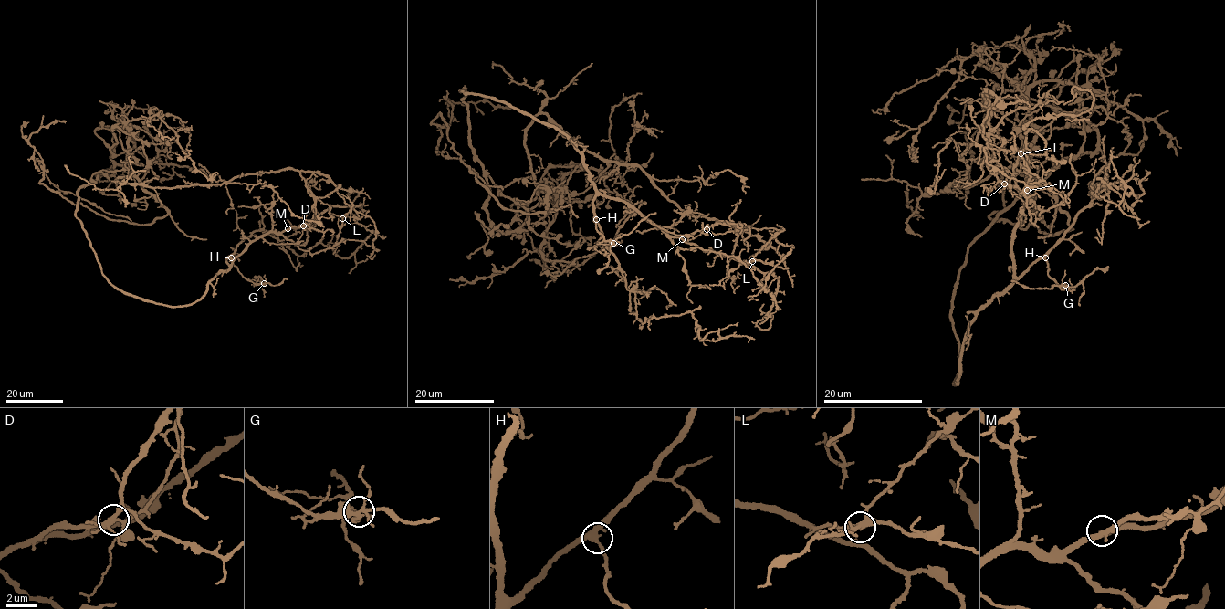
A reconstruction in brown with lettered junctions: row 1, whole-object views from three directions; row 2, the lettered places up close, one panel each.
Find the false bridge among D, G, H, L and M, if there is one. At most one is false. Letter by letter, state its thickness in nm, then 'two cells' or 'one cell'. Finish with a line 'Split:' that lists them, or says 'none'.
D: 240 nm | two cells
G: 240 nm | one cell
H: 320 nm | one cell
L: 300 nm | one cell
M: 320 nm | one cell
Split: D

